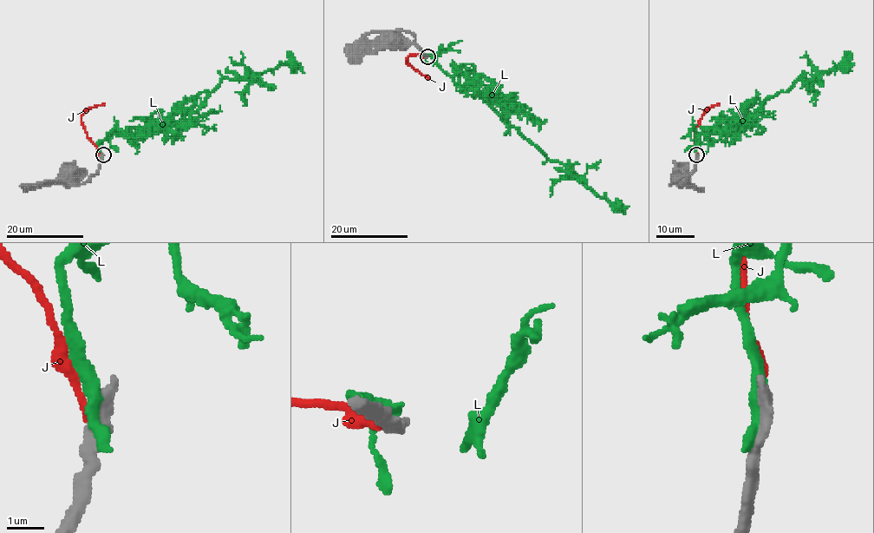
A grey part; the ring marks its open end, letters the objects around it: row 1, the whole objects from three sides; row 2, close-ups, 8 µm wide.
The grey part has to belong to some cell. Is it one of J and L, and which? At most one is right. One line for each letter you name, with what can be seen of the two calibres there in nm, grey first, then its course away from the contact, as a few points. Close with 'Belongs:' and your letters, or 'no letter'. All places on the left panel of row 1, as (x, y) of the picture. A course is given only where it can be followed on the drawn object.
Belongs: no letter

